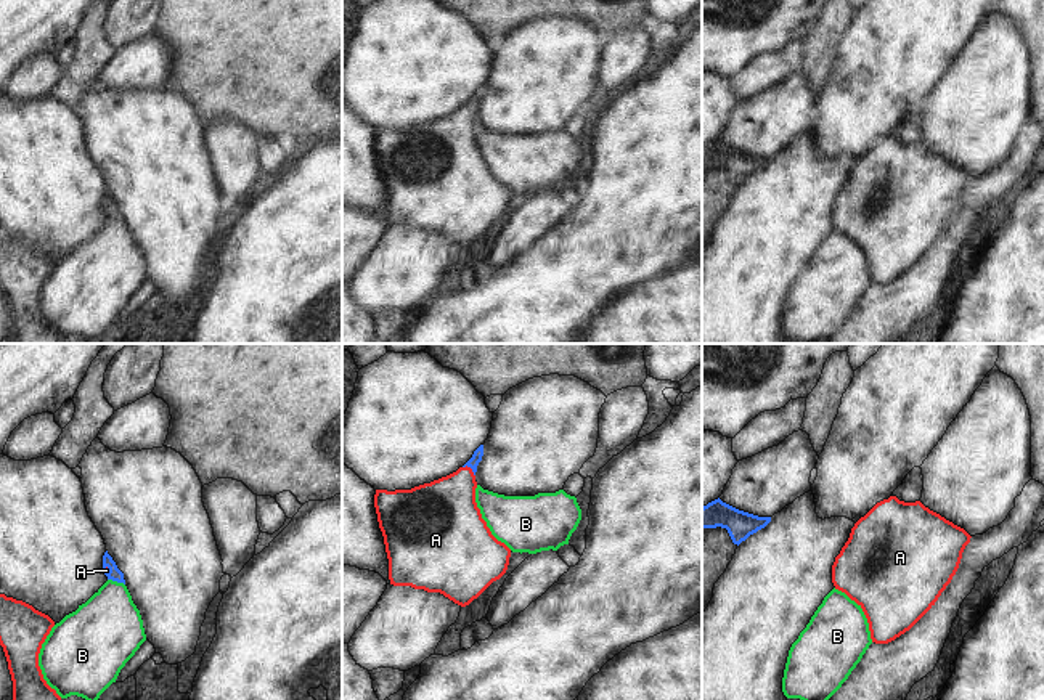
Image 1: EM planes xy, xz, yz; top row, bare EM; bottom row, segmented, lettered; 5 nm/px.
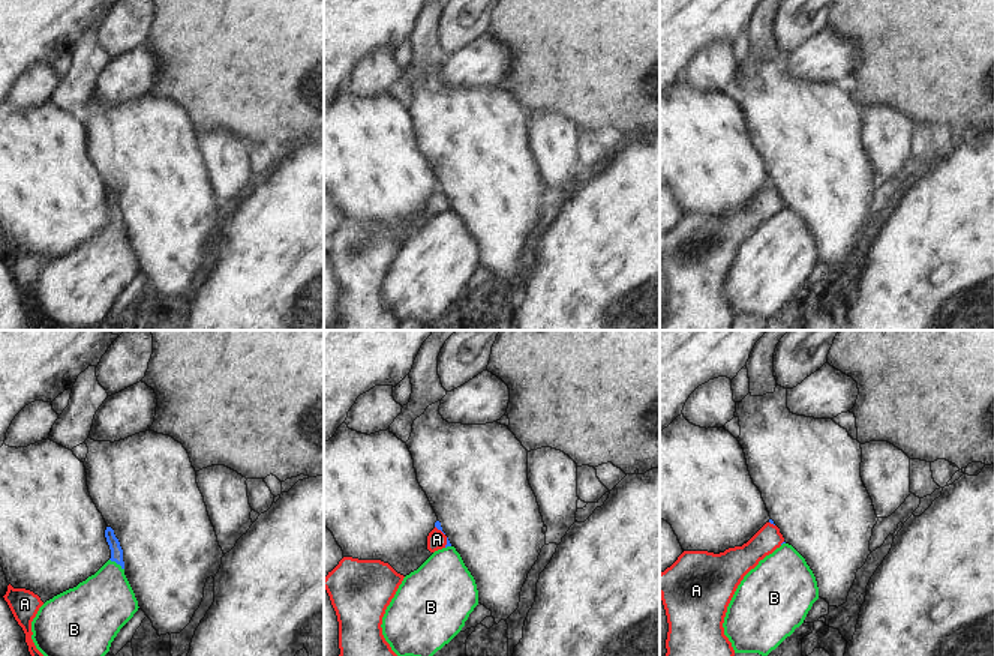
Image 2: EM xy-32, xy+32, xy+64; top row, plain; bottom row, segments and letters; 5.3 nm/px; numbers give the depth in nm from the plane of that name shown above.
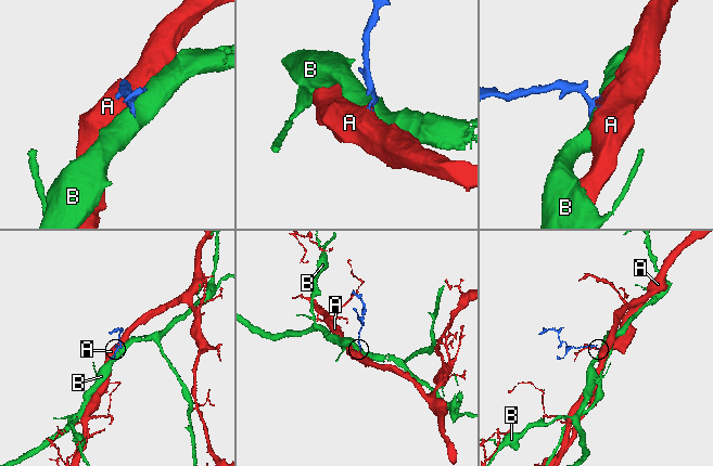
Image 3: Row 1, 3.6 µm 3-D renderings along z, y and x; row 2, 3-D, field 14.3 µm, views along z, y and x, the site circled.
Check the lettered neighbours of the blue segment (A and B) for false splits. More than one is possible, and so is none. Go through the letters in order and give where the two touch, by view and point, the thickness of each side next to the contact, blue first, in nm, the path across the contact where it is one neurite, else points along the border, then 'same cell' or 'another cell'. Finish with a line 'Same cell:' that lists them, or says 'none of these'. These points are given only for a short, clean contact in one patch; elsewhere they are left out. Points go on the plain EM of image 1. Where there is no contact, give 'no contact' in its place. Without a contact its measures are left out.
A: contact xz (471, 108); calibres 60 and 320 nm; way xz (473, 103), (471, 108), (445, 150); same cell
B: contact xy (116, 220); calibres 70 and 340 nm; border xy (108, 219), (124, 225); another cell
Same cell: A

